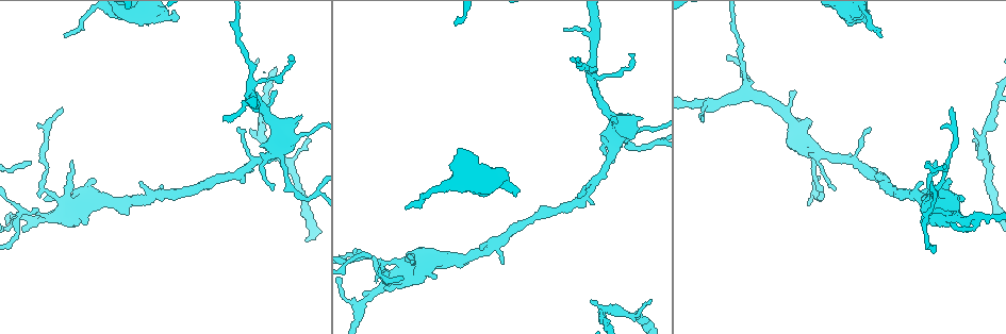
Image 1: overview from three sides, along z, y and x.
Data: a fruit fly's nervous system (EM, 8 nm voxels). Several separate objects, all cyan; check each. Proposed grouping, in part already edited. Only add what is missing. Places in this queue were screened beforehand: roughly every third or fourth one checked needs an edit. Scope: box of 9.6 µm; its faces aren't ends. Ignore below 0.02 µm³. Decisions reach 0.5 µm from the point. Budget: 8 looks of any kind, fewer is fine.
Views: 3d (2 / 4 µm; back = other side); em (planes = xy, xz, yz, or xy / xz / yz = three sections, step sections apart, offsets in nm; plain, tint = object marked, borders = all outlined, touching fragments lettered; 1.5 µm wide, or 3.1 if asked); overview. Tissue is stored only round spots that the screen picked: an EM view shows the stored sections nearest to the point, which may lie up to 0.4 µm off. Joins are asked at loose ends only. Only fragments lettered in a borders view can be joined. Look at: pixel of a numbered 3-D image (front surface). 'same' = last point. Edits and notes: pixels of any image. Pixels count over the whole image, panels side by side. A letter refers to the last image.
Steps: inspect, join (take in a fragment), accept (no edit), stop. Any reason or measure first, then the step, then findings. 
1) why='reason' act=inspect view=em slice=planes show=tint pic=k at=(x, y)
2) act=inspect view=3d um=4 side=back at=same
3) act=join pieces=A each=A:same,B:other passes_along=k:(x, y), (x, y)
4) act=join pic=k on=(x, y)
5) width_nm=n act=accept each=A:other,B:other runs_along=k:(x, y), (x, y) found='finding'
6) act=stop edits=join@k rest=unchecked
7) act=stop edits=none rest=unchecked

why='branch stops here' act=inspect view=3d um=2 pic=1 at=(237, 127)

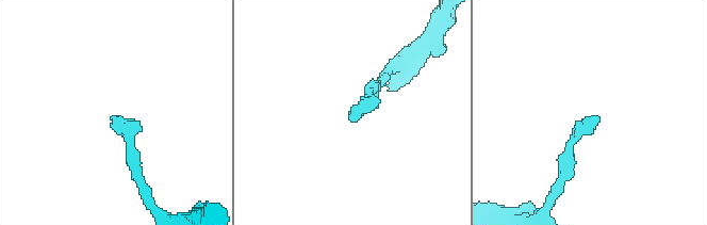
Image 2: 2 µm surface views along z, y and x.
act=inspect view=em slice=xz step=8 show=tint pic=2 at=(112, 118)

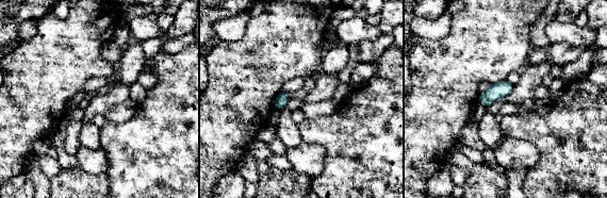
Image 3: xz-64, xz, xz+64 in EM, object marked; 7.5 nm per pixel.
act=inspect view=em slice=planes show=borders at=same

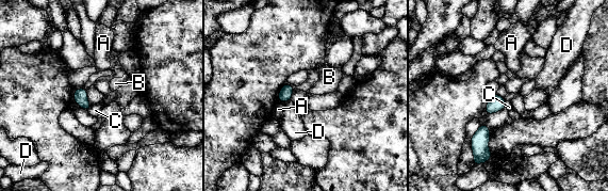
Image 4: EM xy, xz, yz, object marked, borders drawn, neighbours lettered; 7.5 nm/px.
act=accept each=A:other,B:other,C:other,D:other found='none of them fits'

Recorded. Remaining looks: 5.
why='free end' act=inspect view=em slice=xz step=8 show=borders pic=1 at=(225, 118)

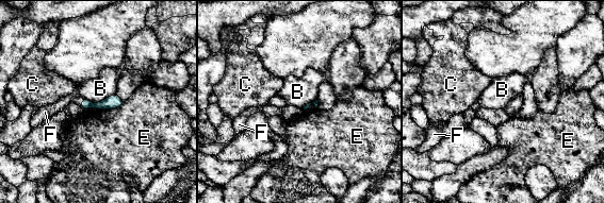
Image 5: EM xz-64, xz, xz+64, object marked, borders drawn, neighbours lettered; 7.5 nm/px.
act=accept each=B:other,C:other,E:other,F:other runs_along=5:(119, 101), (102, 105), (84, 106) found='none of them fits'

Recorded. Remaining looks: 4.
why='tapers out' act=inspect view=em slice=xz step=4 show=borders pic=1 at=(614, 162)

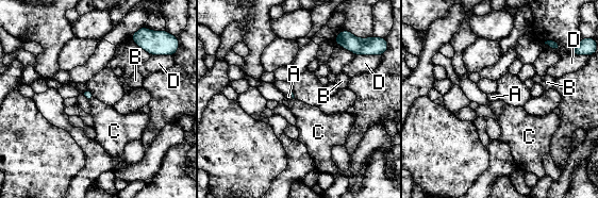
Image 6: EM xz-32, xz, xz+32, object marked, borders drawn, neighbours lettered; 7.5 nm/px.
act=inspect view=em slice=planes show=borders at=same

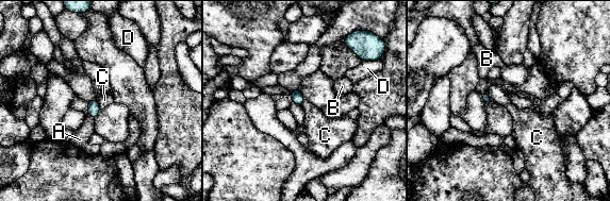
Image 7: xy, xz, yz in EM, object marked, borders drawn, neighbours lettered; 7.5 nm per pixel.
act=join pieces=A each=A:same,B:other,C:other,D:other passes_along=7:(94, 109), (92, 116), (80, 139) found='the cell continues'

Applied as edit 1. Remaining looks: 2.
act=stop edits=join@7 rest=unchecked

